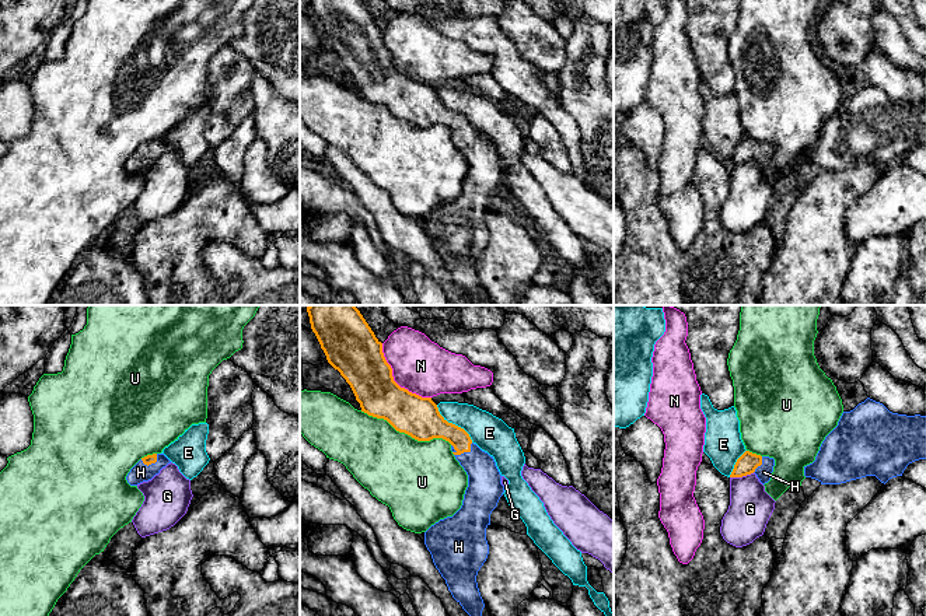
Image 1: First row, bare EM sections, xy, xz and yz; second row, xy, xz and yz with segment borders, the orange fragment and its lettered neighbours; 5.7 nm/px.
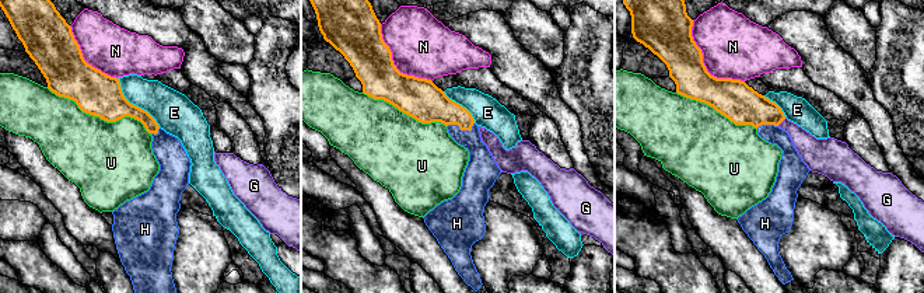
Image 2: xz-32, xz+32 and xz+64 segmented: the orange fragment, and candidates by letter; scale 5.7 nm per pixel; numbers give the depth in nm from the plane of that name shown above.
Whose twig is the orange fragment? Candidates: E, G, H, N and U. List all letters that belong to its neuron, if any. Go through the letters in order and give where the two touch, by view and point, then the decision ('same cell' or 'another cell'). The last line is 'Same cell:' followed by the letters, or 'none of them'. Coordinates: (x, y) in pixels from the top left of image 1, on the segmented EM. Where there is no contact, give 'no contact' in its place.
E: contact xz (454, 424); another cell
G: contact yz (741, 476); another cell
H: contact xz (465, 451); same cell
N: contact xz (392, 380); another cell
U: contact xz (406, 433); another cell
Same cell: H

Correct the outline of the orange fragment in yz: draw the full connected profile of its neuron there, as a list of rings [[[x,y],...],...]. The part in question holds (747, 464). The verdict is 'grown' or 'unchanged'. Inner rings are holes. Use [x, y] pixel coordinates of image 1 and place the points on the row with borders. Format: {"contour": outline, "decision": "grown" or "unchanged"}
{"contour": [[[745,451],[735,462],[730,477],[742,477],[755,473],[762,484],[768,483],[772,477],[775,459],[761,456]]], "decision": "grown"}

